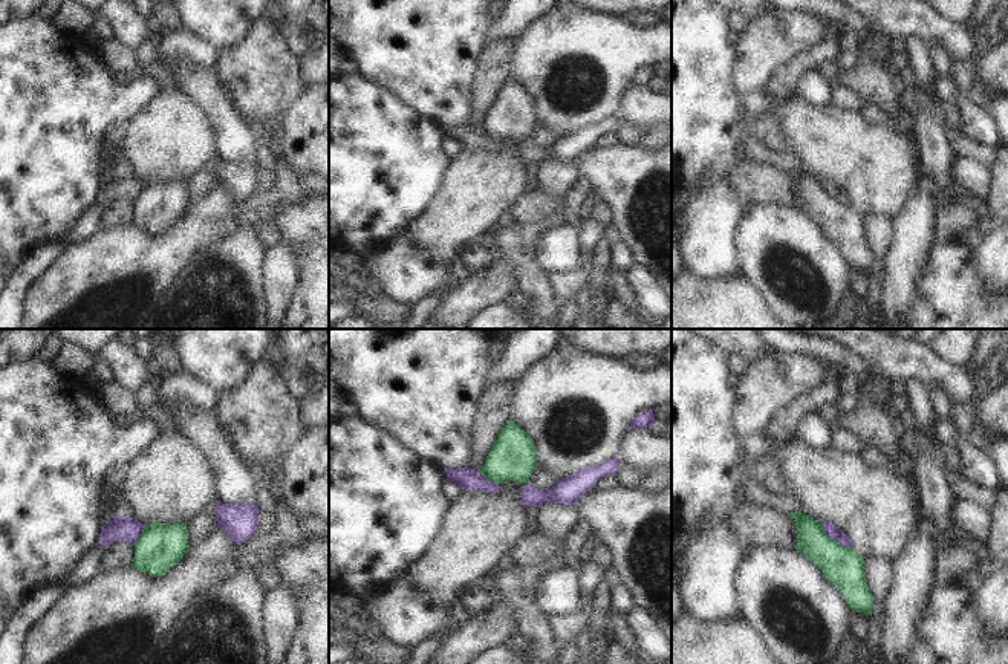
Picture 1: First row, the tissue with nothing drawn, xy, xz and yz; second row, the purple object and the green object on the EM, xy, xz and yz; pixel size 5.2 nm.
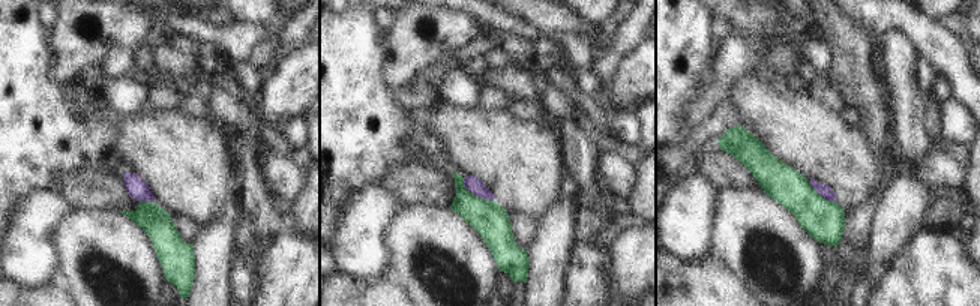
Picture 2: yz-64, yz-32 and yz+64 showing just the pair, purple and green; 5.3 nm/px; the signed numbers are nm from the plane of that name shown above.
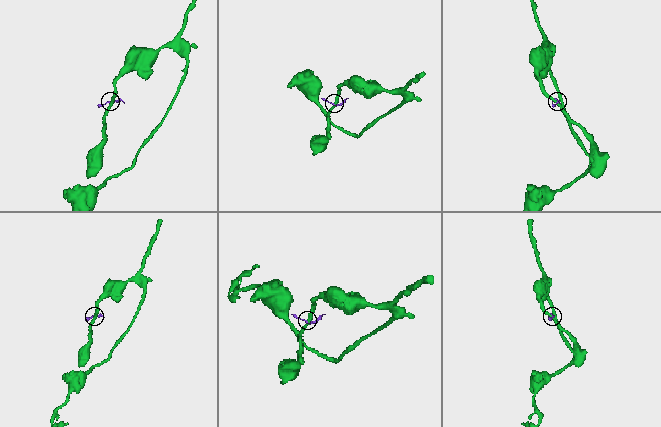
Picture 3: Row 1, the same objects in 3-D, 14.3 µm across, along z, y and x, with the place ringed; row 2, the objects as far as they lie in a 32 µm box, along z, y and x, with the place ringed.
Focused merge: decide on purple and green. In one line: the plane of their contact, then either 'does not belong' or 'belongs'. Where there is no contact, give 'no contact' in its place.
contact in yz; does not belong

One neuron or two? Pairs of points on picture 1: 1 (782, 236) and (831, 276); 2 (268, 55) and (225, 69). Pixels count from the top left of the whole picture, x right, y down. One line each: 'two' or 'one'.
1: one
2: one

